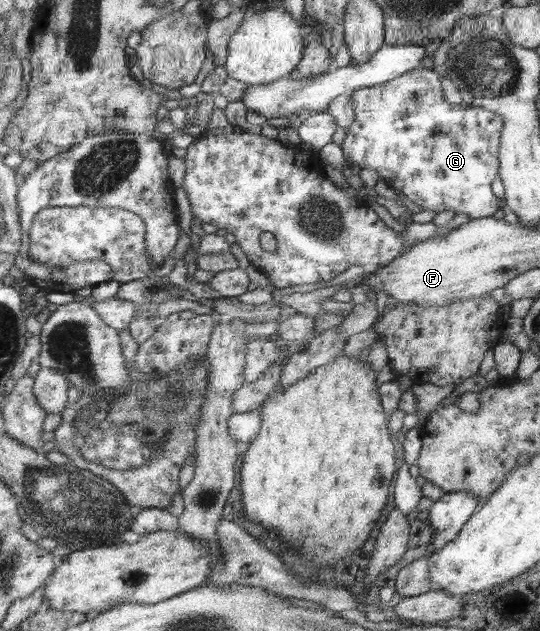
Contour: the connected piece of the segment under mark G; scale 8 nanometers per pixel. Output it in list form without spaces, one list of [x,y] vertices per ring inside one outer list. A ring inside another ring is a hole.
[[[416,68],[382,85],[355,91],[352,95],[352,101],[356,118],[354,124],[350,126],[350,130],[346,131],[346,138],[341,144],[346,157],[360,168],[374,169],[380,175],[380,179],[403,197],[405,202],[411,204],[415,209],[435,211],[436,214],[442,213],[442,211],[456,211],[458,215],[465,213],[472,220],[490,217],[501,208],[500,198],[497,199],[492,191],[492,183],[496,181],[496,177],[500,177],[501,173],[500,149],[502,130],[504,130],[503,118],[492,111],[487,111],[488,109],[484,109],[484,107],[474,107],[474,105],[463,102],[458,87],[449,78],[436,73],[433,69]]]

